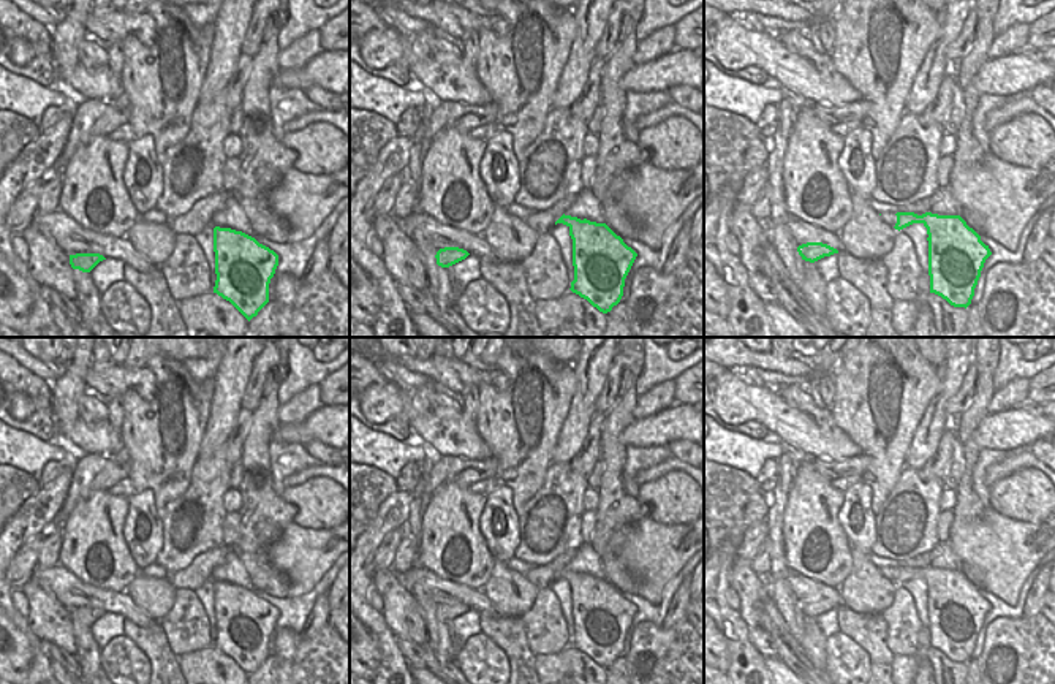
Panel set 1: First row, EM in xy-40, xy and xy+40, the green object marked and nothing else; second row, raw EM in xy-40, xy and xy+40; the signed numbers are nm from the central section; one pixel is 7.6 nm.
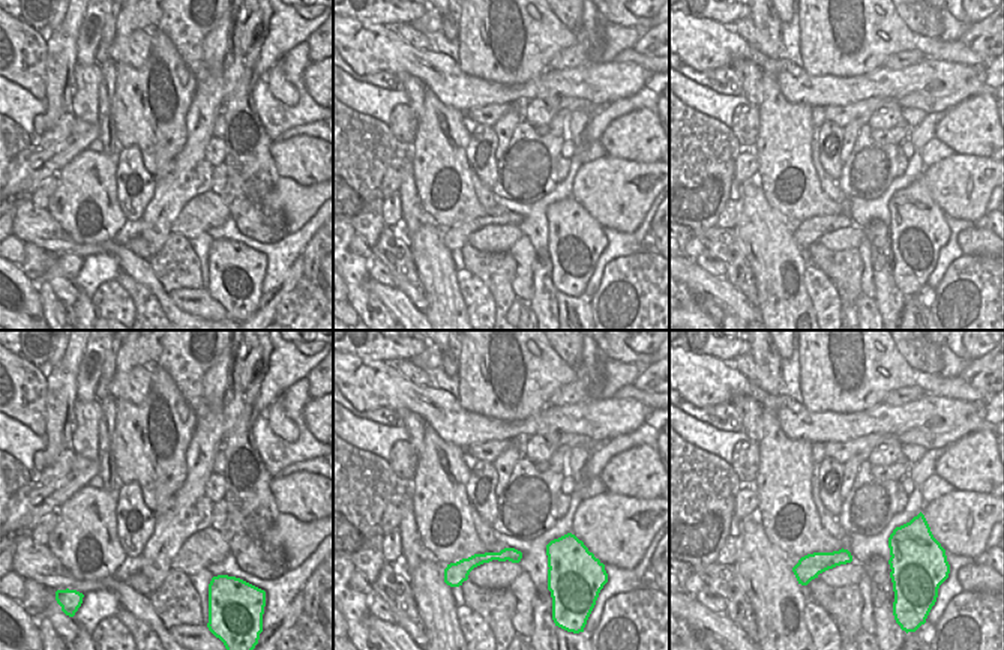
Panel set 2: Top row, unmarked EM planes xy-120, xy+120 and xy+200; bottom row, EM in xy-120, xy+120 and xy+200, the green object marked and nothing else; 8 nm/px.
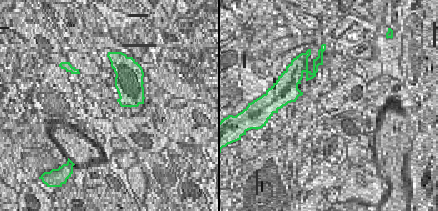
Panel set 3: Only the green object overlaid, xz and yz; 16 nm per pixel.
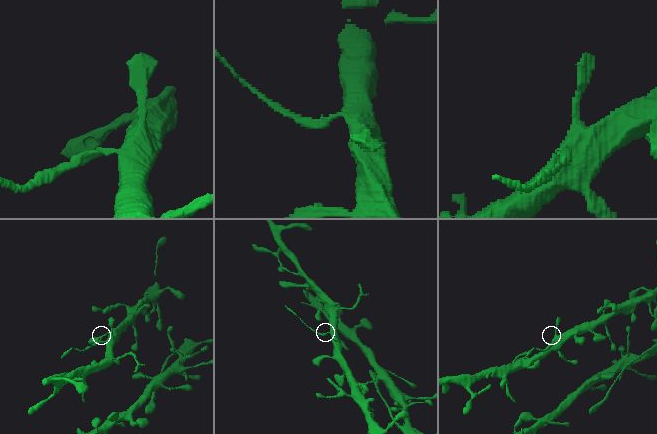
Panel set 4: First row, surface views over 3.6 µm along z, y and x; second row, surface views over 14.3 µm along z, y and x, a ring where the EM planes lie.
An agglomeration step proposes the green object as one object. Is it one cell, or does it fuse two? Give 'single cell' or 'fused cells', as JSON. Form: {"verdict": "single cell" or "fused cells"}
{"verdict": "fused cells"}

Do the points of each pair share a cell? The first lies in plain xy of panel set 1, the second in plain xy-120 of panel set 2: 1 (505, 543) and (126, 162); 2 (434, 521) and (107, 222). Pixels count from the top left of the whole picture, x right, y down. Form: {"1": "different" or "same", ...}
{"1": "same", "2": "same"}

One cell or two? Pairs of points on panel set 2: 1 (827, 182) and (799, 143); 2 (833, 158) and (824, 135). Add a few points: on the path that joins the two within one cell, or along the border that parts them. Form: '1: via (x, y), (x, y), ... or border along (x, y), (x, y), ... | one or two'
1: border along (812, 125), (812, 164), (826, 194) | two
2: via (827, 155), (820, 149), (821, 141) | one

